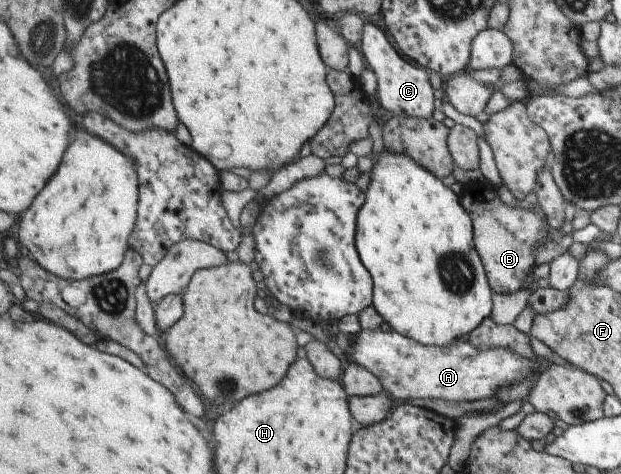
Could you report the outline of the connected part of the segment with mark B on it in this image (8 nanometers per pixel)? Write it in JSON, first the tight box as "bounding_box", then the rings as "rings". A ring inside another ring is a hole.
{"bounding_box":[460,182,551,295],"rings":[[[471,182],[460,193],[463,207],[475,223],[476,248],[483,259],[487,277],[494,293],[512,295],[520,292],[526,277],[536,267],[540,245],[551,241],[548,217],[537,203],[533,206],[507,205],[490,182]]]}

